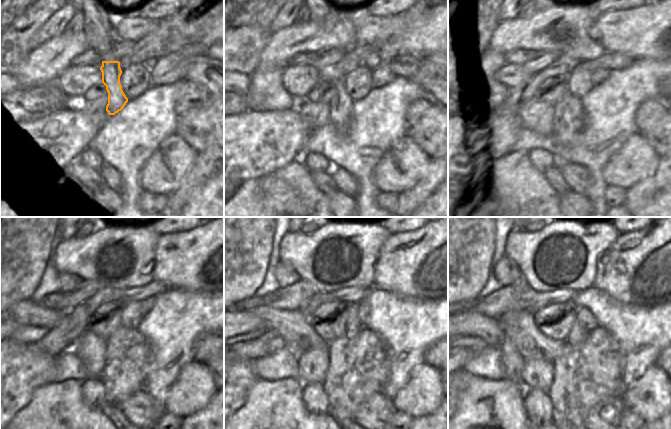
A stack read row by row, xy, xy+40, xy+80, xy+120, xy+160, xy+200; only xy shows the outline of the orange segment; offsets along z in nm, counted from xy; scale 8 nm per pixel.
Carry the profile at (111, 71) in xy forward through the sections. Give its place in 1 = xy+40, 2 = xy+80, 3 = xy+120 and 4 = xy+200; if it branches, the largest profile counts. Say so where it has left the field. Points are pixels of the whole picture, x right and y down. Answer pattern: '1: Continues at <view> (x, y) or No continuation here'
1: Continues at xy+40 (341, 103)
2: Continues at xy+80 (568, 113)
3: Continues at xy+120 (127, 352)
4: Continues at xy+200 (584, 375).

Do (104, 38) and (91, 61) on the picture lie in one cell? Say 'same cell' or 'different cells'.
different cells

